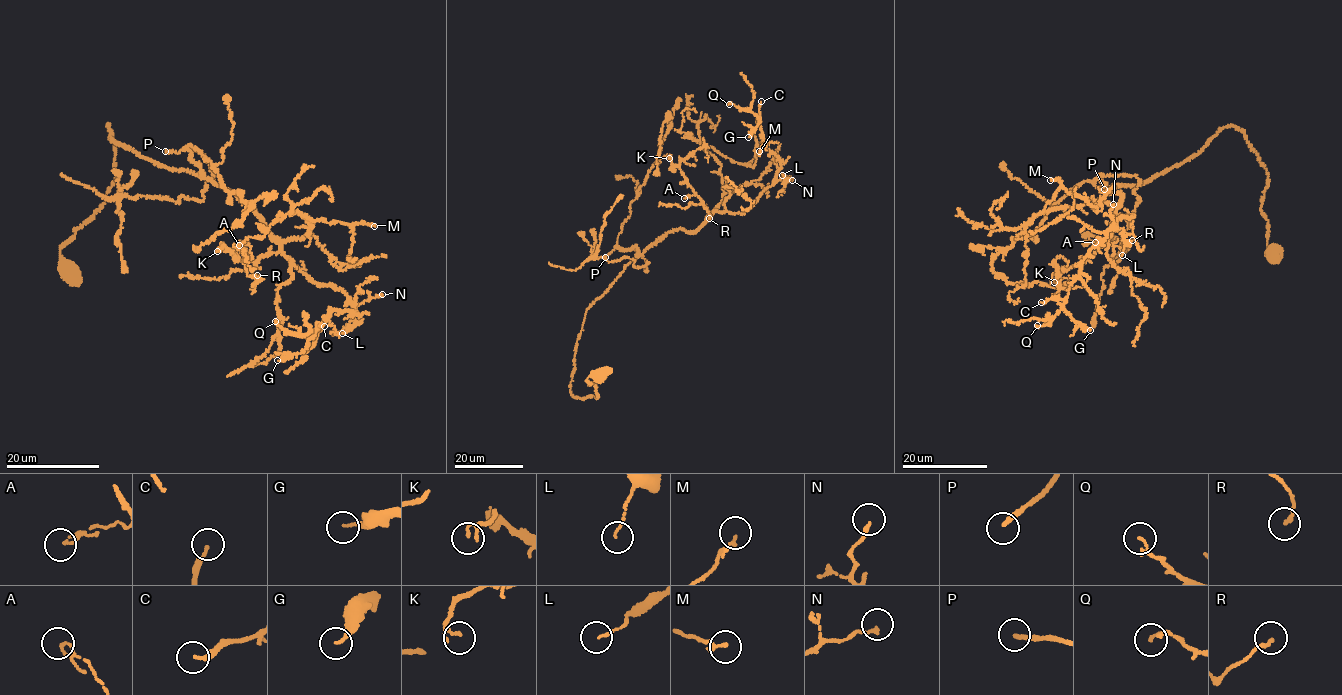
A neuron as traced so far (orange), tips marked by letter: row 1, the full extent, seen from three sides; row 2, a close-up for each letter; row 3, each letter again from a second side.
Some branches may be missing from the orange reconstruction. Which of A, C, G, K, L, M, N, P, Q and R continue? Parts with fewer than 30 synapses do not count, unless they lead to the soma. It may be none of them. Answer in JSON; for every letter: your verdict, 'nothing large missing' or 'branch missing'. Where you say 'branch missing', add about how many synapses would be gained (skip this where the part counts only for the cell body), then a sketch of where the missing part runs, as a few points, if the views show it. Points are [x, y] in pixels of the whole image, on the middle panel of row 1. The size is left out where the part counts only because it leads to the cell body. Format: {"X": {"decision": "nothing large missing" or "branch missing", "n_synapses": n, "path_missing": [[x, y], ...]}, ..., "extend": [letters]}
{"A": {"decision": "nothing large missing"}, "C": {"decision": "nothing large missing"}, "G": {"decision": "nothing large missing"}, "K": {"decision": "nothing large missing"}, "L": {"decision": "nothing large missing"}, "M": {"decision": "nothing large missing"}, "N": {"decision": "nothing large missing"}, "P": {"decision": "branch missing", "n_synapses": 60, "path_missing": [[605, 257], [592, 274], [563, 296], [542, 336], [529, 349], [501, 366], [461, 376]]}, "Q": {"decision": "nothing large missing"}, "R": {"decision": "nothing large missing"}, "extend": ["P"]}

